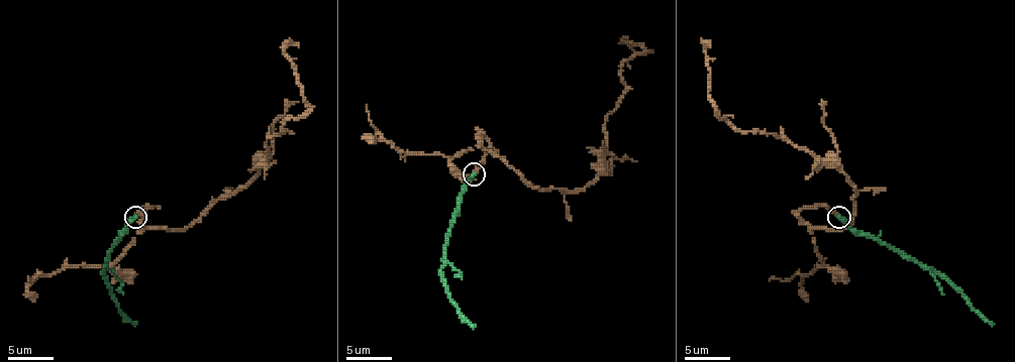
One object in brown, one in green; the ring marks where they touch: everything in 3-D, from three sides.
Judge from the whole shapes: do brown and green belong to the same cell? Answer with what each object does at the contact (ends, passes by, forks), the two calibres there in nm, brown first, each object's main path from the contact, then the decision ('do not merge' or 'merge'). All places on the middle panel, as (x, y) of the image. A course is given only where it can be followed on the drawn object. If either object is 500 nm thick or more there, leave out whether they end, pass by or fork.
brown ends; green ends; calibres 340 and 360 nm; course brown (473, 172), (485, 134), (541, 189), (582, 191), (621, 66), (645, 49), (623, 38), (636, 45); course green (473, 174), (460, 193), (460, 209), (448, 231), (441, 274), (450, 299), (473, 329); merge

